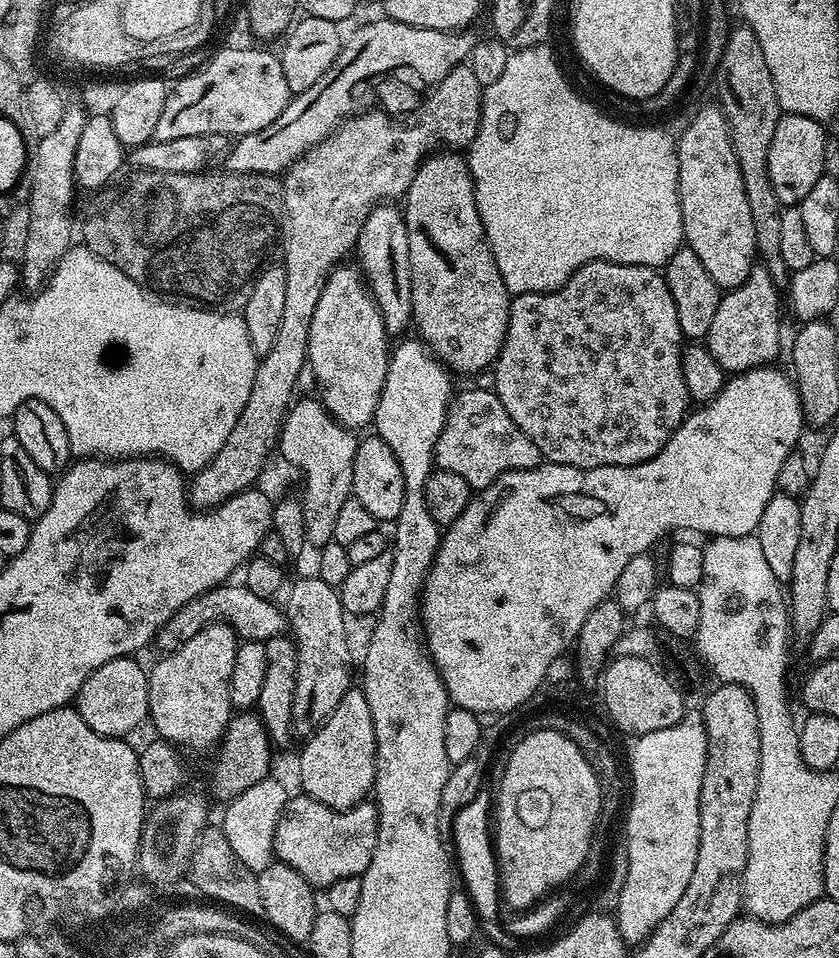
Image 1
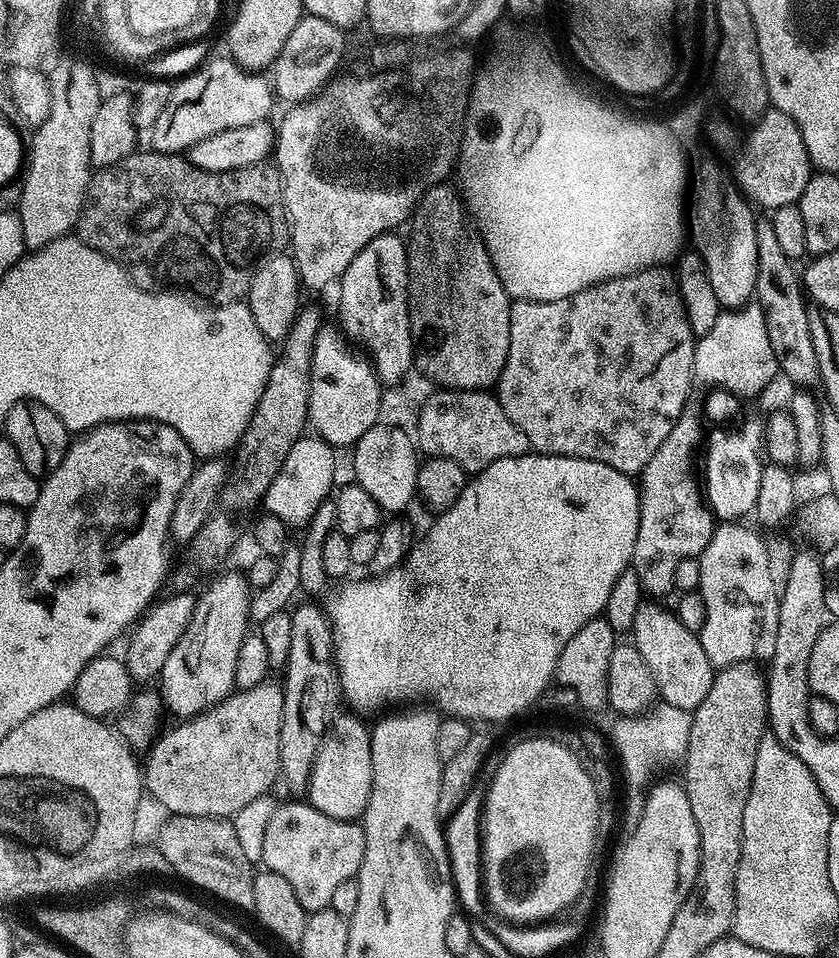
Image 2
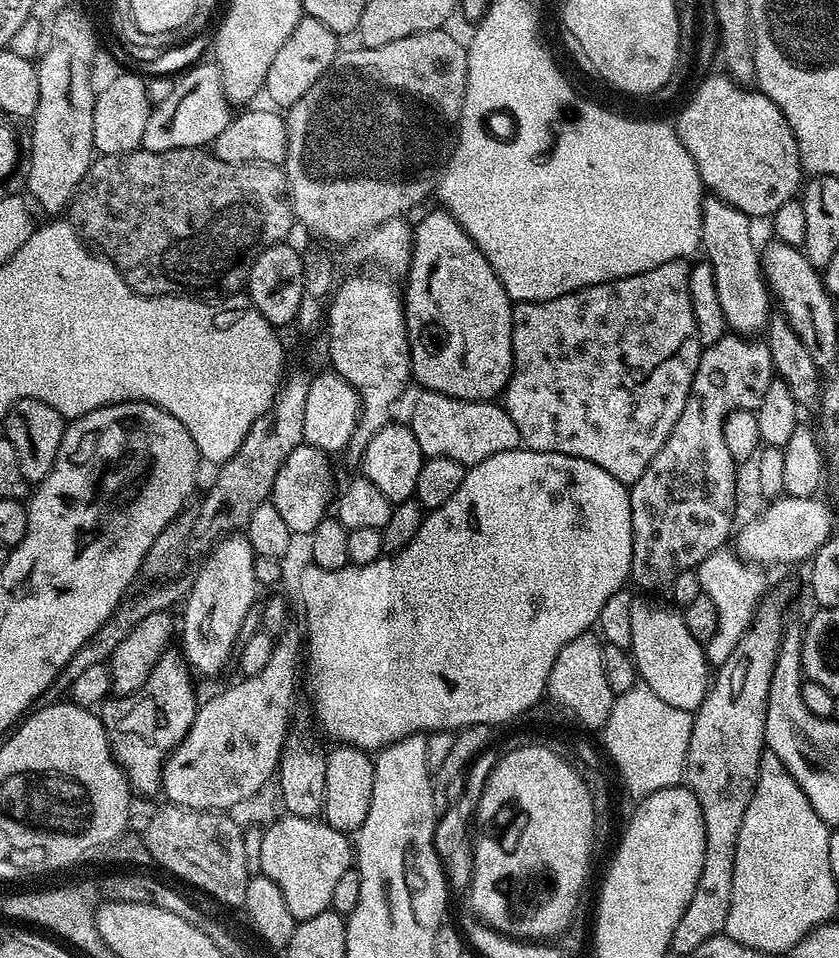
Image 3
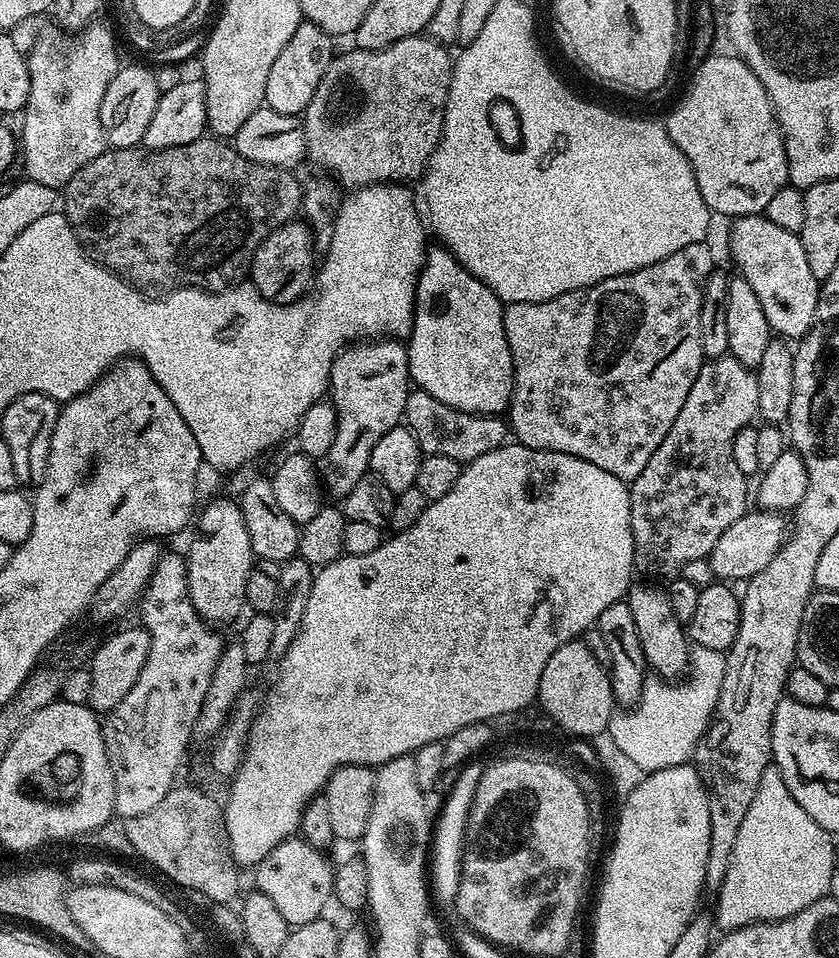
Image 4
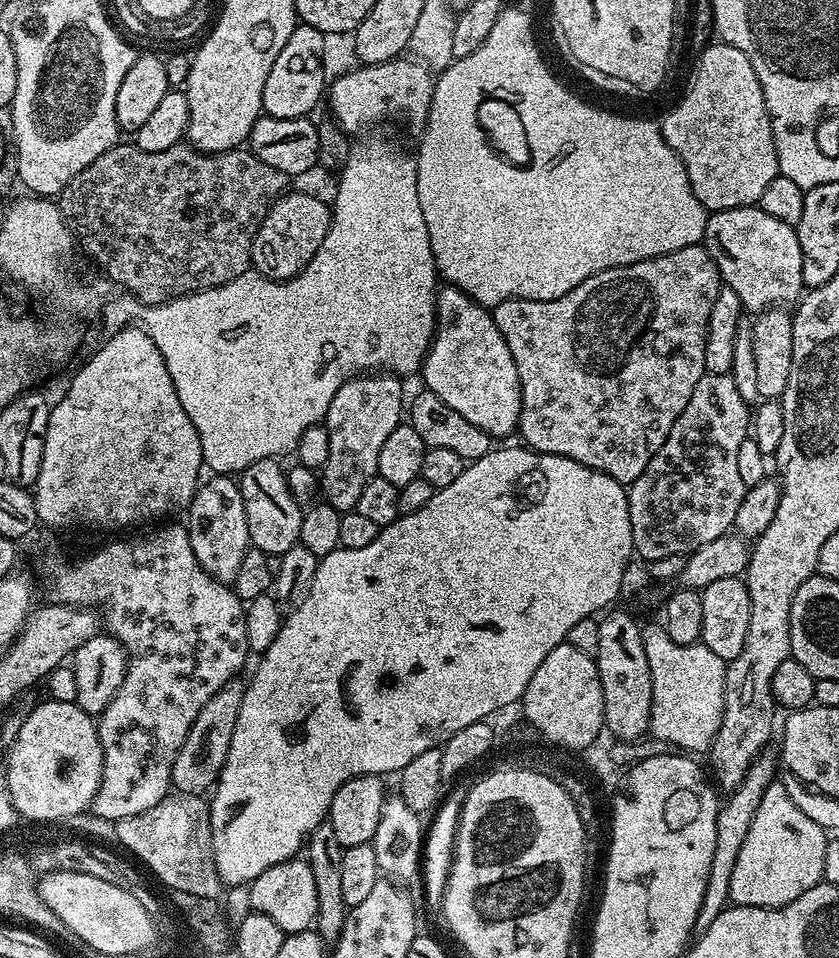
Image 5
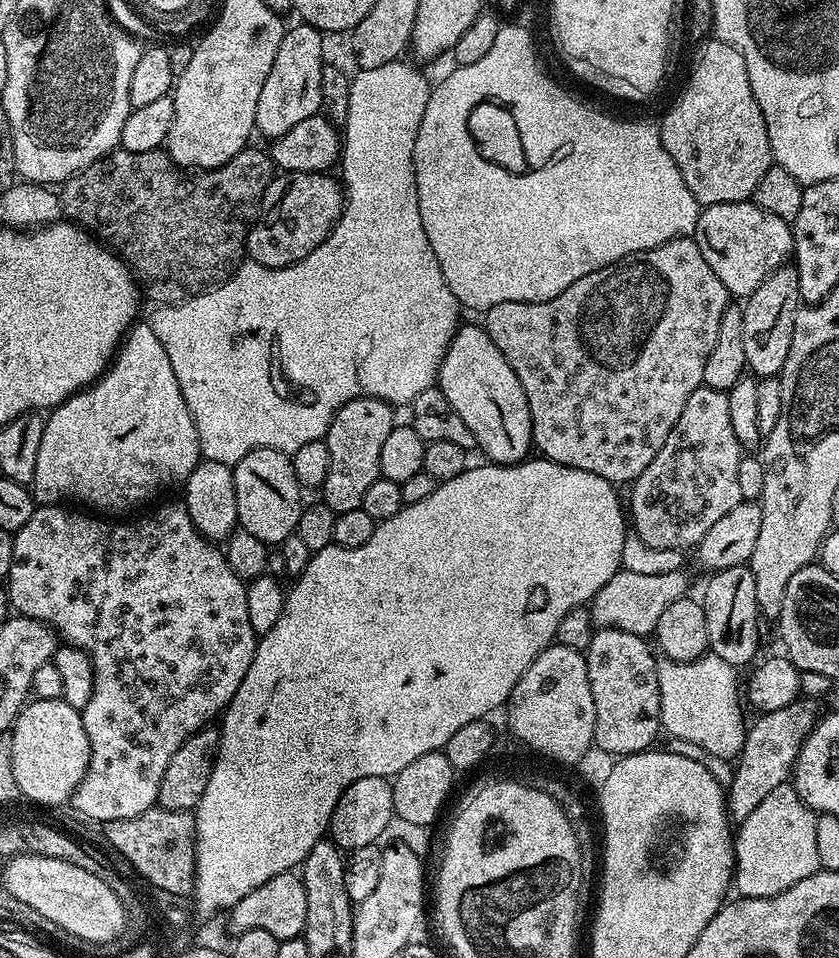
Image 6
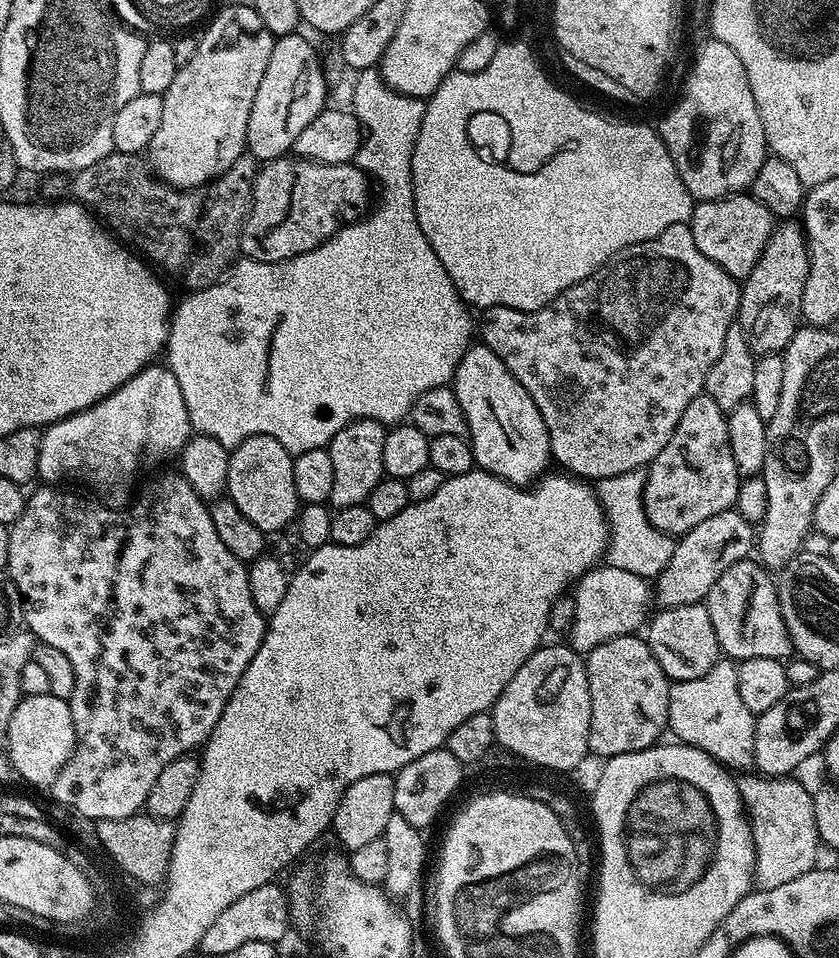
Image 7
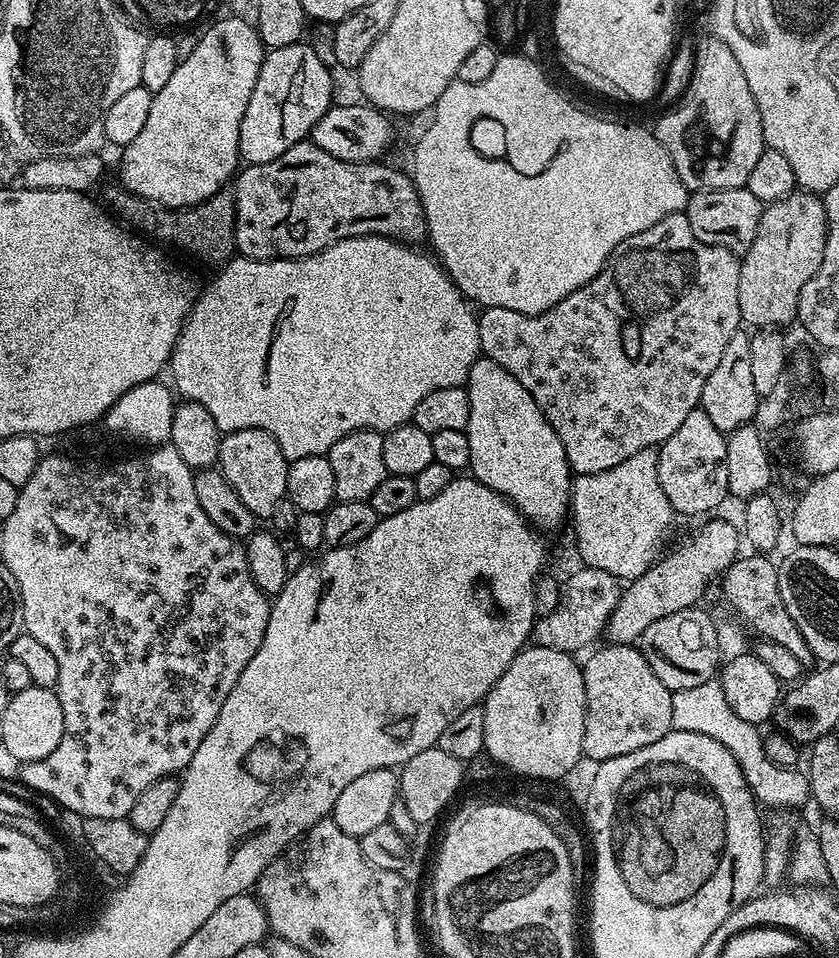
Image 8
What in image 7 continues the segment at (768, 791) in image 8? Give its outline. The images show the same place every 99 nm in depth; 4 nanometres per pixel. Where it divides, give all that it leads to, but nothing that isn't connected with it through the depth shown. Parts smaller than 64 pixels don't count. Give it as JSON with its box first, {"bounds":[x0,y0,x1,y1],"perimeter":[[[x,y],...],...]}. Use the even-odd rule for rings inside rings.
{"bounds":[668,658,757,774],"perimeter":[[[727,658],[717,660],[715,666],[706,670],[702,678],[675,681],[668,689],[668,728],[675,739],[689,744],[706,754],[710,754],[719,764],[736,774],[744,774],[755,765],[754,730],[757,713],[746,710],[742,697],[738,694],[738,674],[736,664]]]}

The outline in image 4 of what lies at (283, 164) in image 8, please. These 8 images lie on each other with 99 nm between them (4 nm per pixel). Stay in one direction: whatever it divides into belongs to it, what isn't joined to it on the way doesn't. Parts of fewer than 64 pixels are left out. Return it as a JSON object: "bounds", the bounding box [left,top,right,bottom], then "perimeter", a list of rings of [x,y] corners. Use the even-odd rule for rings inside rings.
{"bounds":[250,218,314,304],"perimeter":[[[293,218],[278,226],[258,246],[252,259],[250,282],[260,291],[262,298],[275,304],[289,304],[309,291],[314,280],[314,257],[312,231],[307,223]]]}

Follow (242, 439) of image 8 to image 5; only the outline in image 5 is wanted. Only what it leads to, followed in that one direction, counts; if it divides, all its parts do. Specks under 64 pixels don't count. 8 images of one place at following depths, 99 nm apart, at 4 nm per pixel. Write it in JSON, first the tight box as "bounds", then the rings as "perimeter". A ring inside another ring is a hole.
{"bounds":[239,459,304,558],"perimeter":[[[279,459],[259,460],[239,473],[242,502],[246,506],[246,526],[251,547],[262,550],[270,558],[278,558],[298,543],[304,513],[300,501],[290,494],[288,474]]]}

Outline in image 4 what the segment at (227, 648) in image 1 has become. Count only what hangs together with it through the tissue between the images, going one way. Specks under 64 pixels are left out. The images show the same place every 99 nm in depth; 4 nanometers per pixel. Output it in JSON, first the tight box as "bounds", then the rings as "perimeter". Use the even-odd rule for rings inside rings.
{"bounds":[186,499,254,626],"perimeter":[[[235,499],[212,500],[202,508],[198,512],[200,529],[186,551],[188,597],[203,620],[213,626],[221,626],[234,619],[240,611],[245,611],[246,578],[250,578],[254,570],[254,557],[244,515]]]}

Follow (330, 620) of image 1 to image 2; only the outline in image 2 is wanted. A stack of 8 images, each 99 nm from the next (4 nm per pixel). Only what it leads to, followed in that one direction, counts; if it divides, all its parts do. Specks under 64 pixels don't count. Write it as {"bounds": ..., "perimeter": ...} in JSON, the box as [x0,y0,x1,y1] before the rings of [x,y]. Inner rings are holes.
{"bounds":[278,603,342,793],"perimeter":[[[297,603],[291,609],[290,615],[290,658],[282,669],[282,683],[284,685],[284,705],[282,706],[282,731],[278,733],[278,762],[280,763],[280,780],[292,792],[307,793],[308,783],[310,782],[310,770],[314,766],[314,754],[318,754],[318,746],[322,742],[322,738],[326,734],[328,725],[338,715],[339,704],[342,704],[342,693],[340,690],[340,673],[336,671],[336,651],[332,645],[332,623],[328,621],[328,613],[323,607],[320,608],[316,604],[300,604]]]}

